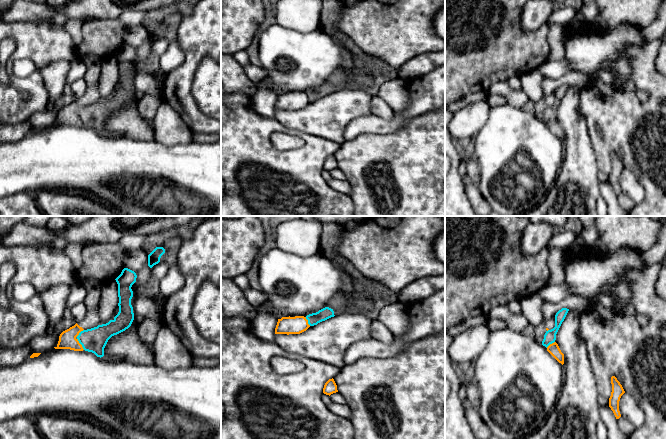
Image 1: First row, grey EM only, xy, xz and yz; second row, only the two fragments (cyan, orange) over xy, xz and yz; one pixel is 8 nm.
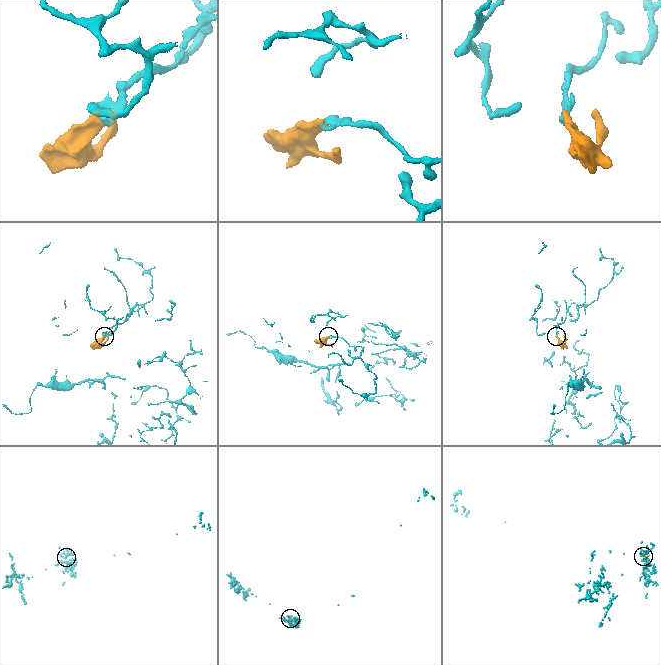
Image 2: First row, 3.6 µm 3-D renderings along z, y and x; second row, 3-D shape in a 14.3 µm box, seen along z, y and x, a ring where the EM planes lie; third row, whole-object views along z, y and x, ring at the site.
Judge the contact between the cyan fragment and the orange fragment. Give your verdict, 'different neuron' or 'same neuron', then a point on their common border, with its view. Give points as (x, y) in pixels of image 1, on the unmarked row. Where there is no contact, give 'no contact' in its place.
different neuron; meets cyan in xy at (80, 119)

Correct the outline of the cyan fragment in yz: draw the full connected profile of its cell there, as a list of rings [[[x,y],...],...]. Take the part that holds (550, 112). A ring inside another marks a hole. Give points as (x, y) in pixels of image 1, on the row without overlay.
[[[562,84],[559,86],[556,91],[555,91],[555,103],[551,106],[546,107],[544,111],[544,115],[542,117],[542,121],[545,122],[546,124],[555,118],[556,116],[556,110],[564,97],[569,85],[567,84]]]

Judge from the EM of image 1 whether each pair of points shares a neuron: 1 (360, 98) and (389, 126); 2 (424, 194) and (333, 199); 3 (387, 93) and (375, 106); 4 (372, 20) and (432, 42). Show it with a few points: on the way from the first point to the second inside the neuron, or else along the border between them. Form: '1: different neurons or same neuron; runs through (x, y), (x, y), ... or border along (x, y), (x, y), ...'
1: different neurons; border along (371, 113), (365, 116), (354, 117), (349, 122)
2: different neurons; border along (349, 196), (354, 205)
3: different neurons; border along (377, 95), (393, 112)
4: same neuron; runs through (387, 23), (394, 23), (417, 36)

